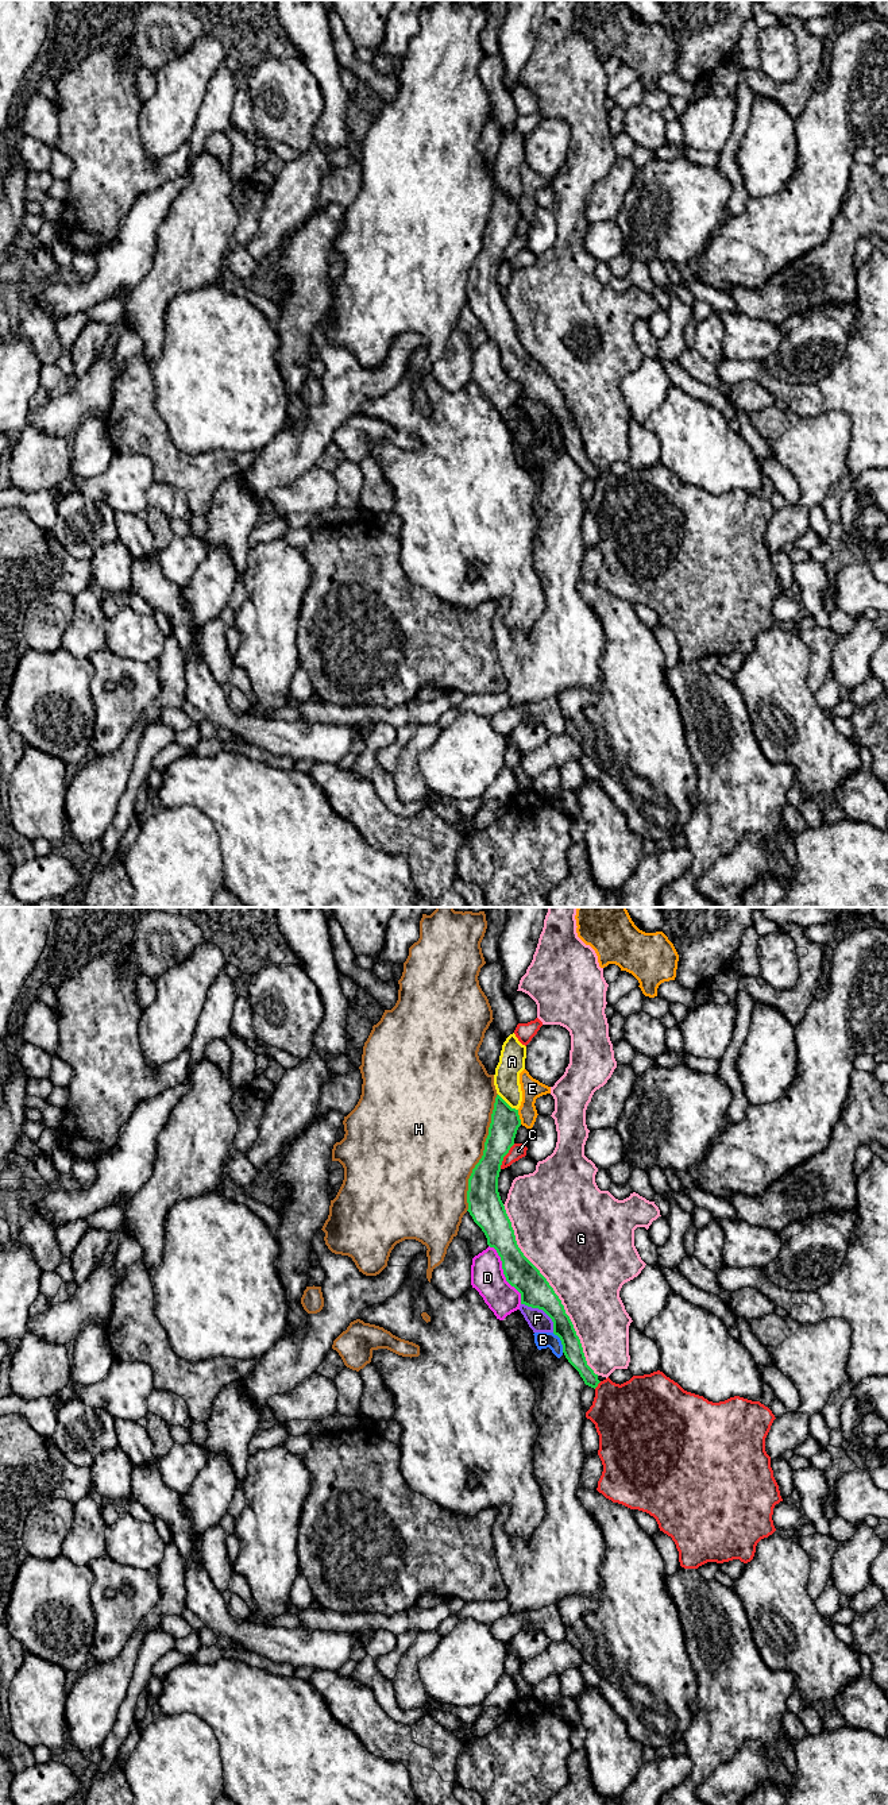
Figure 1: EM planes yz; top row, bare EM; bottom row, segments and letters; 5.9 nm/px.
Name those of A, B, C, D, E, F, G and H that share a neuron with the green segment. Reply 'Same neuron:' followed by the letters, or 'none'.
Same neuron: none

